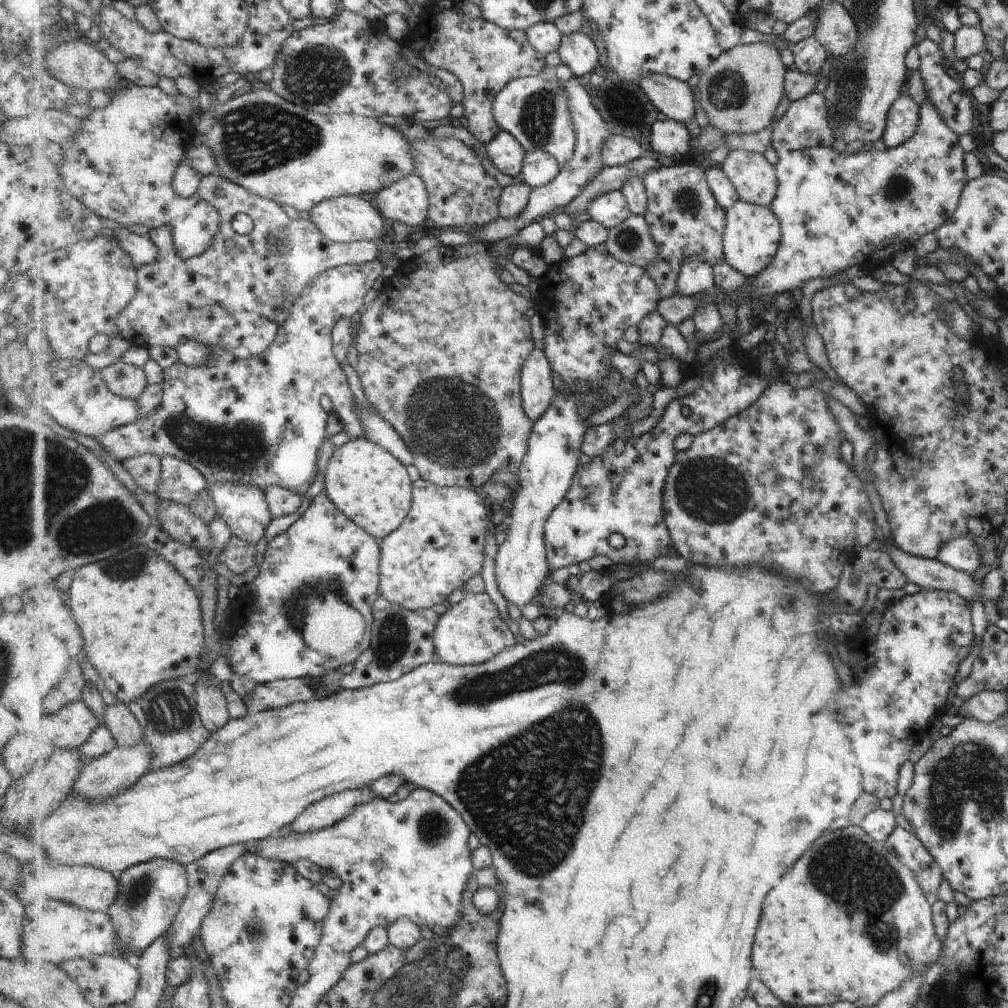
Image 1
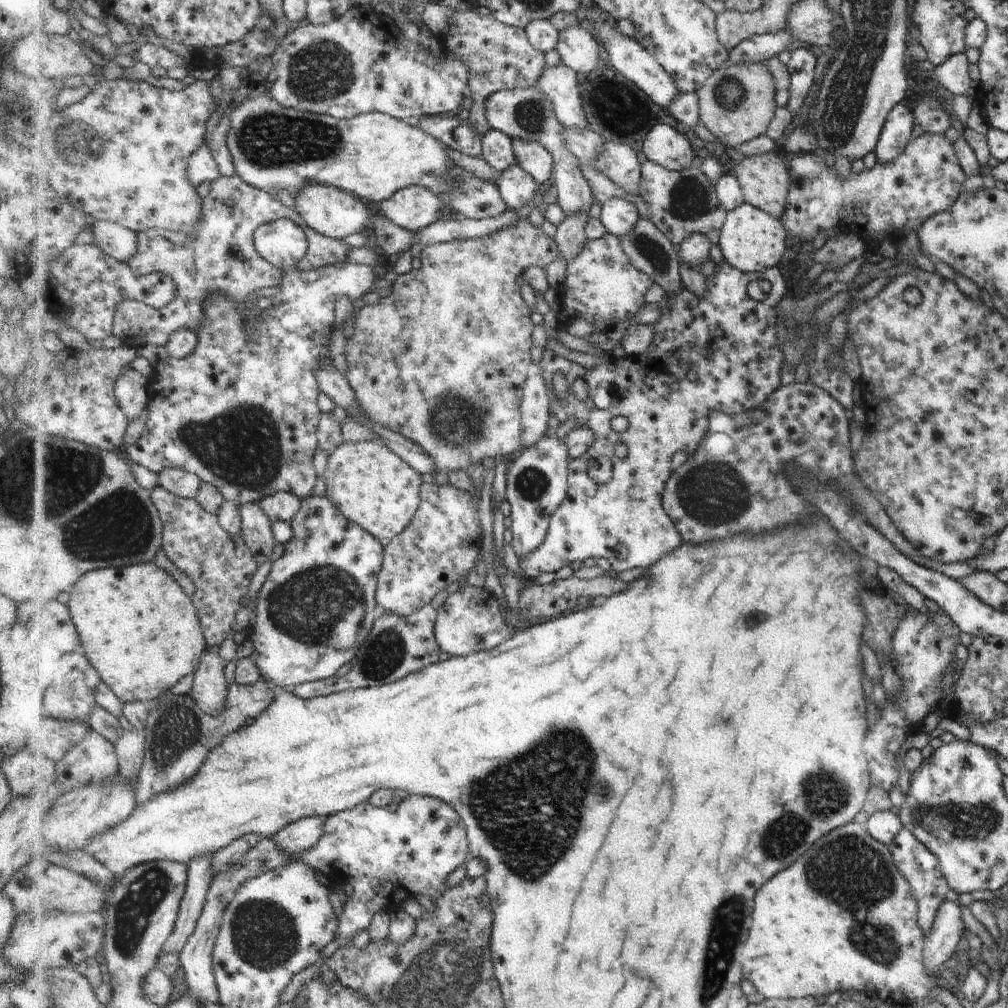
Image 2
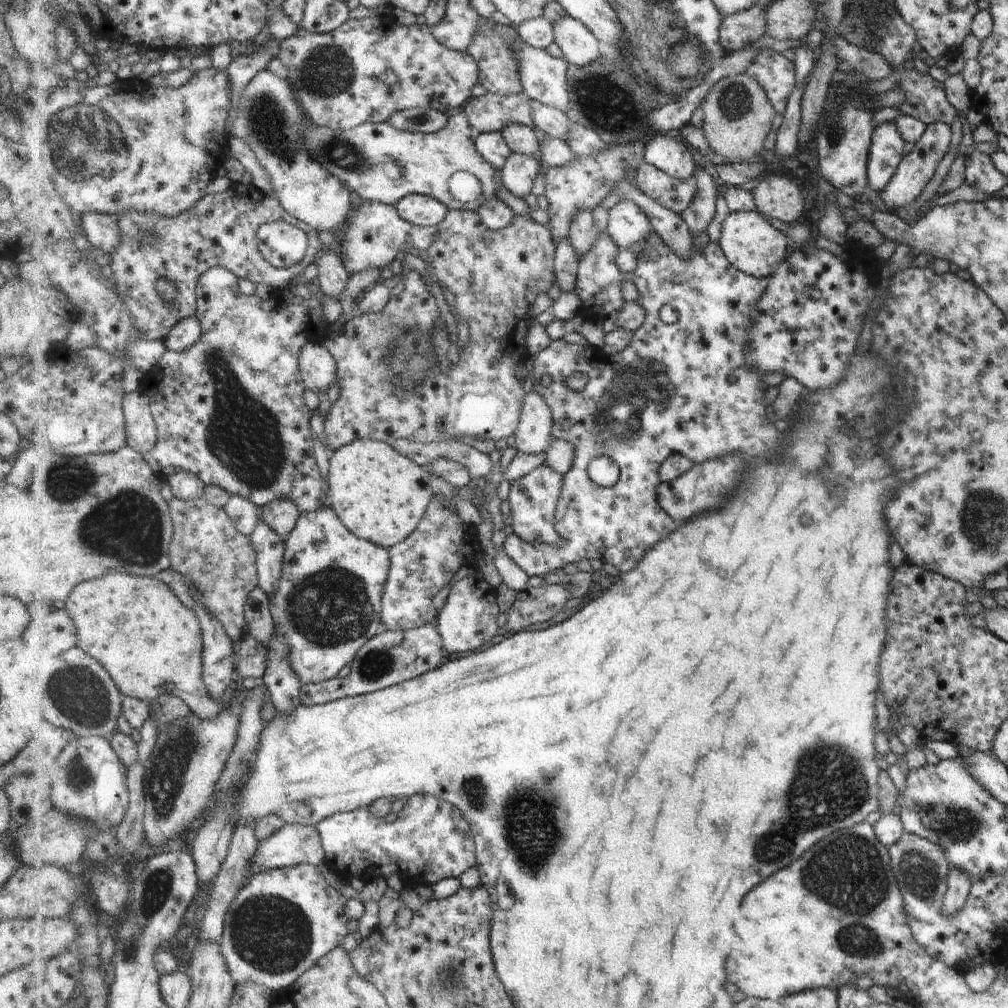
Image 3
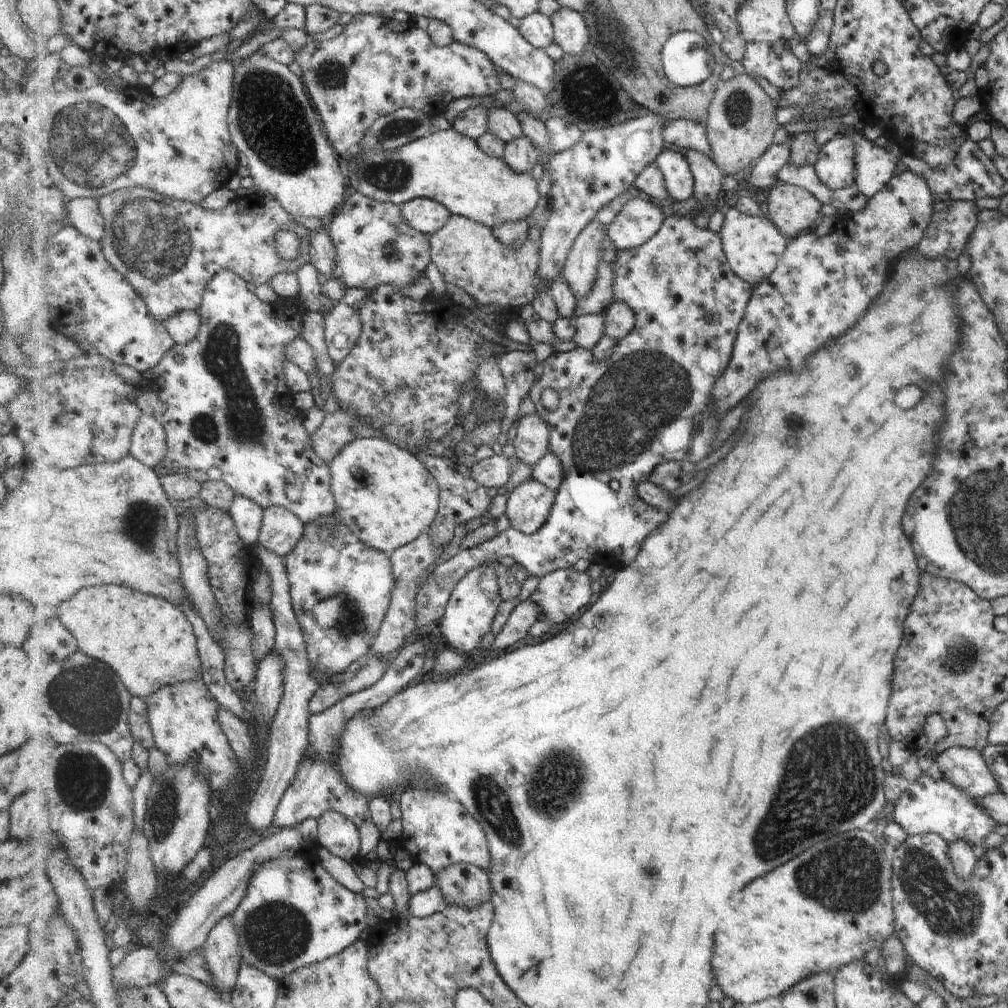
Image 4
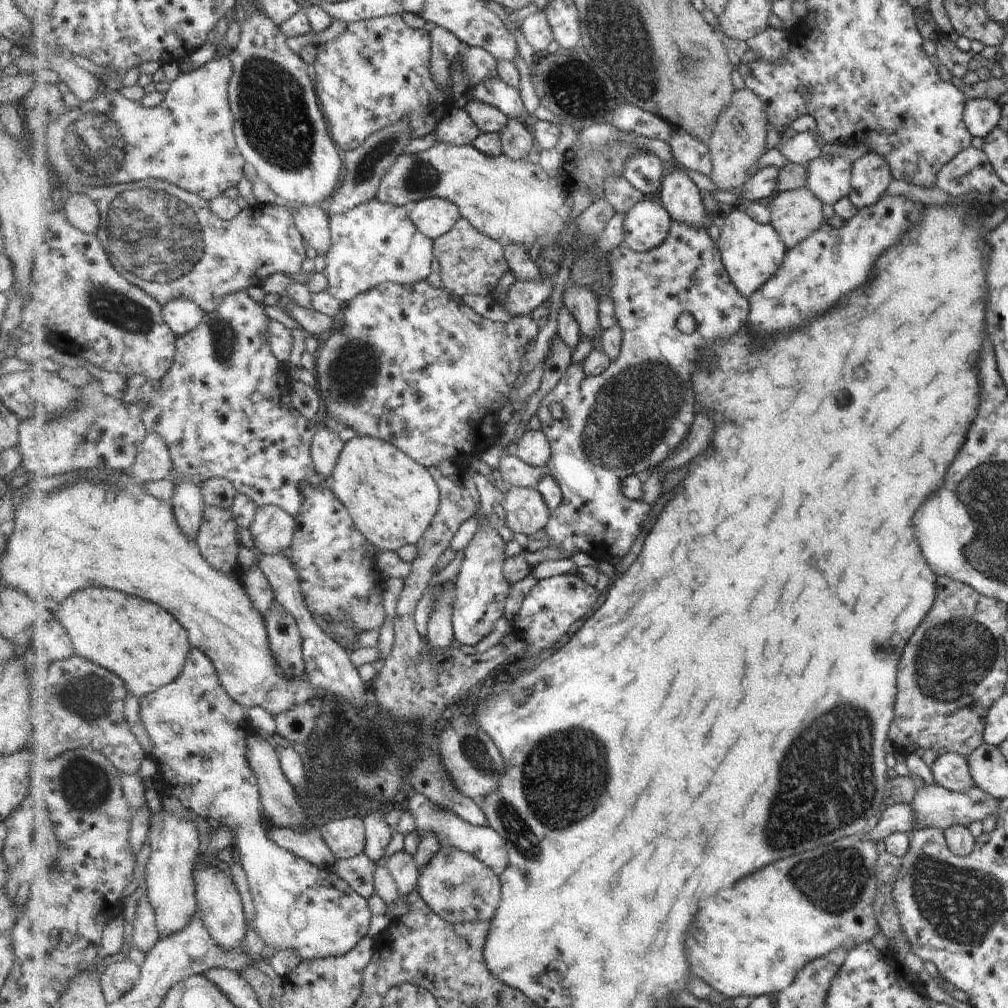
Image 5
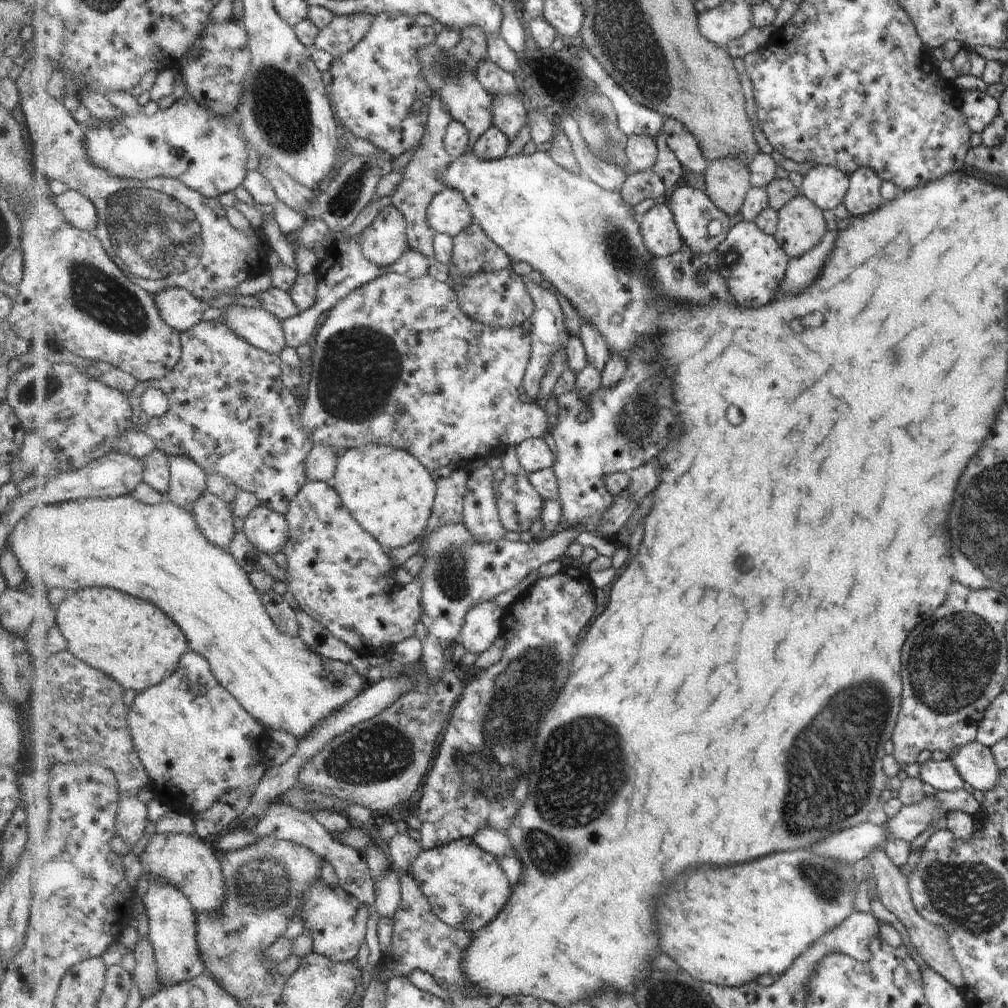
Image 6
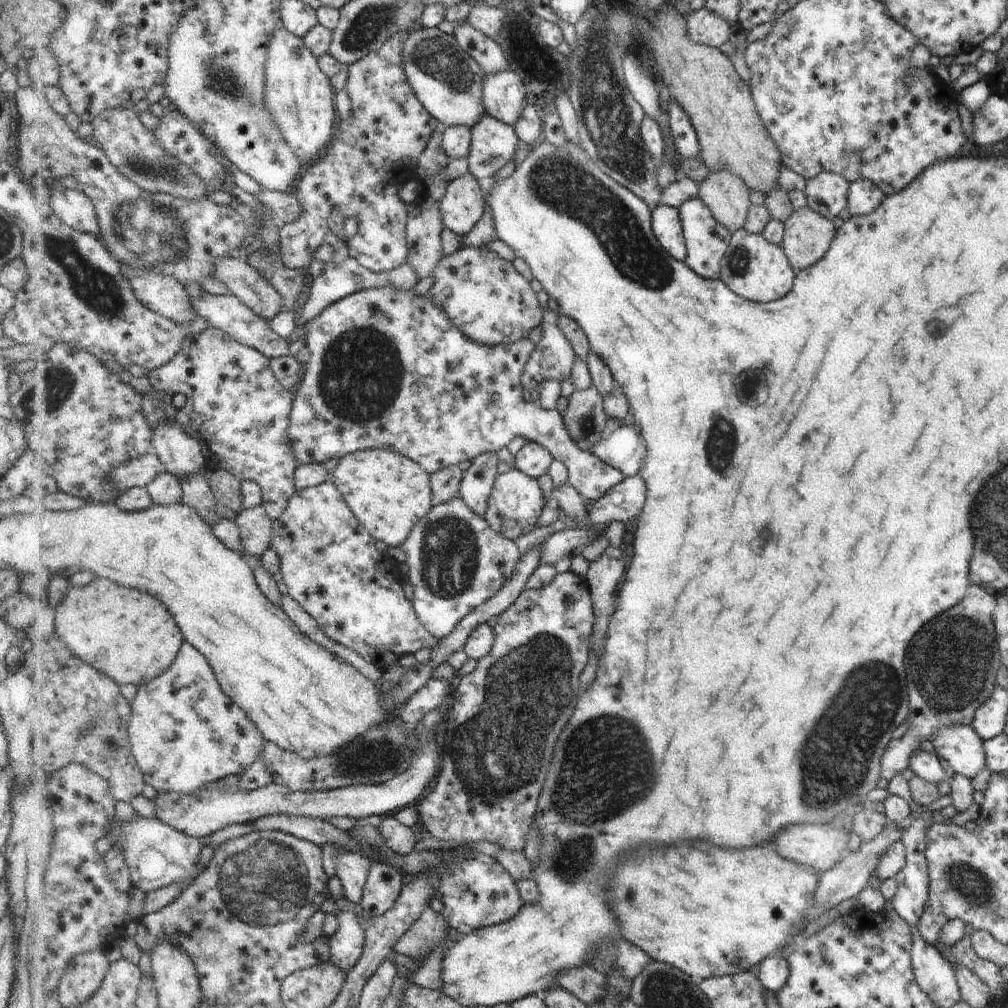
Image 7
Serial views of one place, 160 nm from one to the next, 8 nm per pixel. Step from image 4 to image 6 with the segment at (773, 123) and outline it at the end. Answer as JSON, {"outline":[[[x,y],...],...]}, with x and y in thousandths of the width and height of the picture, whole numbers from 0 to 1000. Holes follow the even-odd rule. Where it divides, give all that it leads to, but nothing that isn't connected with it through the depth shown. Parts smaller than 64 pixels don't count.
{"outline":[[[728,156],[711,158],[703,161],[698,176],[699,192],[724,215],[733,212],[746,188],[743,166]]]}

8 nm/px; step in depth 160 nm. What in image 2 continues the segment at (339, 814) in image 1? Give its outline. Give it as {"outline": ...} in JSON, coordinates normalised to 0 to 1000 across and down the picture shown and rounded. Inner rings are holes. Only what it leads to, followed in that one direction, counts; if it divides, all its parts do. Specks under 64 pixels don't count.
{"outline":[[[320,810],[304,811],[285,819],[270,832],[274,835],[274,839],[285,847],[299,848],[318,834],[318,829],[322,827],[322,817],[323,813]]]}

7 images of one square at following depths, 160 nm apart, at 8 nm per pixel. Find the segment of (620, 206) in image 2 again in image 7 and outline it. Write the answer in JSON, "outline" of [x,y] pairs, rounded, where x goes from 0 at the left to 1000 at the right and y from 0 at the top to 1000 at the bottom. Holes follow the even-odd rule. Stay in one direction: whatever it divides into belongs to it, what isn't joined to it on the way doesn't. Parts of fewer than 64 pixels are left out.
{"outline":[[[654,203],[648,206],[647,225],[660,248],[673,259],[681,260],[683,243],[675,208],[664,203]]]}

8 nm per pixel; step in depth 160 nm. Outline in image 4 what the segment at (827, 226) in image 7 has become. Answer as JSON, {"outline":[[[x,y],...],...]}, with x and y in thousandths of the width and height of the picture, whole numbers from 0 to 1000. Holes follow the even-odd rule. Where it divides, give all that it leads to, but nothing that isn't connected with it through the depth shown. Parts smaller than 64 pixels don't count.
{"outline":[[[771,180],[759,191],[760,213],[783,239],[814,216],[816,201],[800,187]]]}

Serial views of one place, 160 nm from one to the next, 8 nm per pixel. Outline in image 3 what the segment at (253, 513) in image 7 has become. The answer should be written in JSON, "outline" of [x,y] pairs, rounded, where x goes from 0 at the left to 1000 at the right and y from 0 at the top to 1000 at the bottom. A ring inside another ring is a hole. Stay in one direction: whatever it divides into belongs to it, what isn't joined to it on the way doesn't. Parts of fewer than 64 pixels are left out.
{"outline":[[[275,495],[259,502],[258,512],[283,538],[294,525],[298,504],[287,495]]]}

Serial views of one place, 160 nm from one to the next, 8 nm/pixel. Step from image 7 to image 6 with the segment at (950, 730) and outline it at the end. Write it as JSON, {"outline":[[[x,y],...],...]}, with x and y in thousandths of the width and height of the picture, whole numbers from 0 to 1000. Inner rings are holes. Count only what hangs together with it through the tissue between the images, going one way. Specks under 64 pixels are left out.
{"outline":[[[965,734],[952,740],[939,753],[946,759],[959,782],[967,782],[975,786],[987,778],[990,762],[986,757],[982,742],[969,735]]]}

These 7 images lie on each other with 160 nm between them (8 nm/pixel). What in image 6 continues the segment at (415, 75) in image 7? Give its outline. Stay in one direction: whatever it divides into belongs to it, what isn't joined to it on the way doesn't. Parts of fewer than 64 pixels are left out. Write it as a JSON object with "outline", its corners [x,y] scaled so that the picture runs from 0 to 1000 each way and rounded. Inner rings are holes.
{"outline":[[[428,43],[417,50],[416,58],[417,64],[420,66],[421,79],[425,81],[431,93],[439,100],[447,115],[465,128],[467,143],[461,153],[467,153],[472,141],[491,121],[488,110],[488,93],[480,86],[471,72],[469,73],[459,62],[453,60],[449,50],[443,52],[432,43]]]}

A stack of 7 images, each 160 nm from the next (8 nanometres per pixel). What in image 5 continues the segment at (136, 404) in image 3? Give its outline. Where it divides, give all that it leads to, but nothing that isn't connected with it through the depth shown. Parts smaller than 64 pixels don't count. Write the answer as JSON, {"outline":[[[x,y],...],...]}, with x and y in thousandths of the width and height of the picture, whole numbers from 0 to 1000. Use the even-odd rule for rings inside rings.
{"outline":[[[147,430],[140,440],[130,470],[144,479],[170,474],[171,452],[164,438],[154,430]]]}

